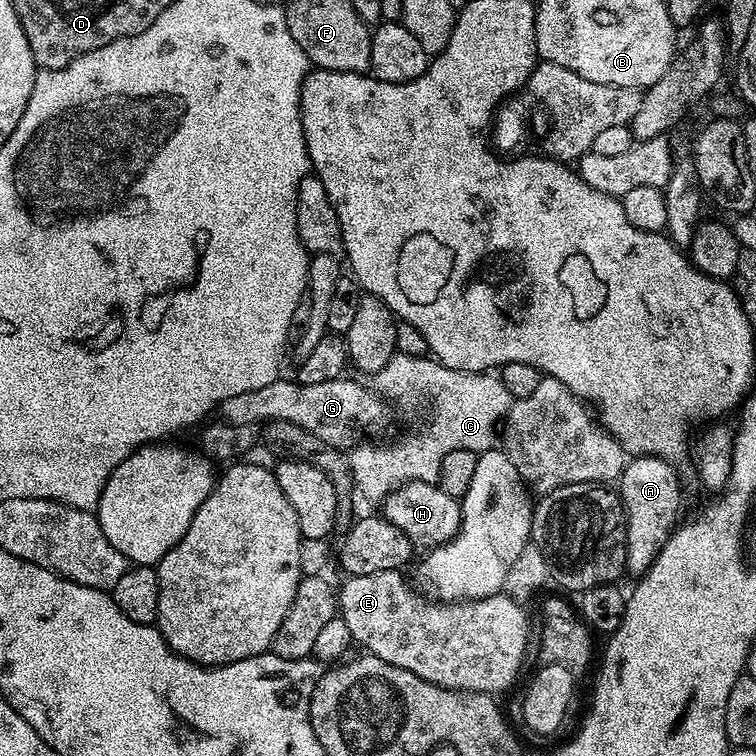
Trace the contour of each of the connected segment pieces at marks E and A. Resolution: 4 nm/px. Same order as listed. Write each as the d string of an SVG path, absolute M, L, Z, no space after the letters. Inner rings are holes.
M385 570L376 574L362 574L361 576L348 576L344 585L338 588L338 616L350 626L350 634L357 645L361 644L361 649L367 650L371 655L382 658L382 662L390 662L402 670L410 670L410 674L418 674L431 684L437 684L443 688L453 688L454 690L466 690L467 692L486 692L489 694L501 694L516 680L516 675L520 672L520 663L524 660L524 651L528 648L528 616L524 613L525 605L519 600L513 600L507 594L497 594L494 596L481 596L478 600L461 600L459 602L433 602L431 599L423 600L411 583L404 581L403 571Z
M632 456L619 478L618 495L624 506L622 546L626 550L626 569L633 572L633 577L643 576L654 566L654 558L658 558L681 519L680 480L672 468L661 456Z

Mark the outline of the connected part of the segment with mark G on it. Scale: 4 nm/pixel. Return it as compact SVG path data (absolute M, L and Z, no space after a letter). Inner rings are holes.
M281 378L270 386L258 386L258 390L246 390L246 394L234 394L218 406L218 416L225 424L263 425L269 420L294 422L302 430L322 438L322 442L341 450L351 450L365 439L367 432L384 432L392 424L392 416L384 412L385 401L363 388L354 380L341 378L330 382L301 384L295 379Z

